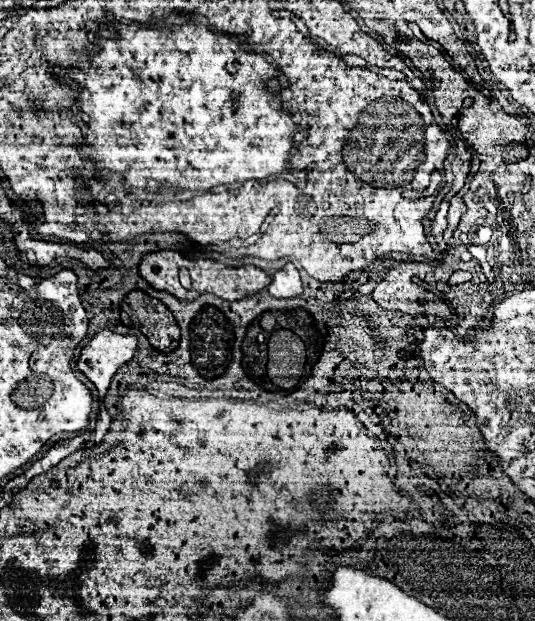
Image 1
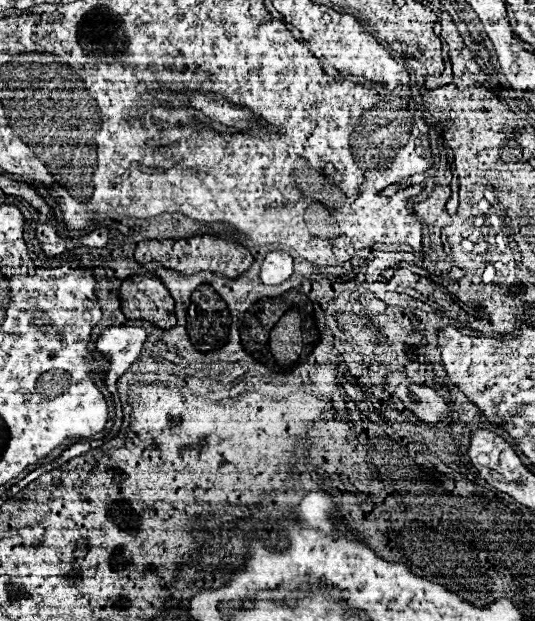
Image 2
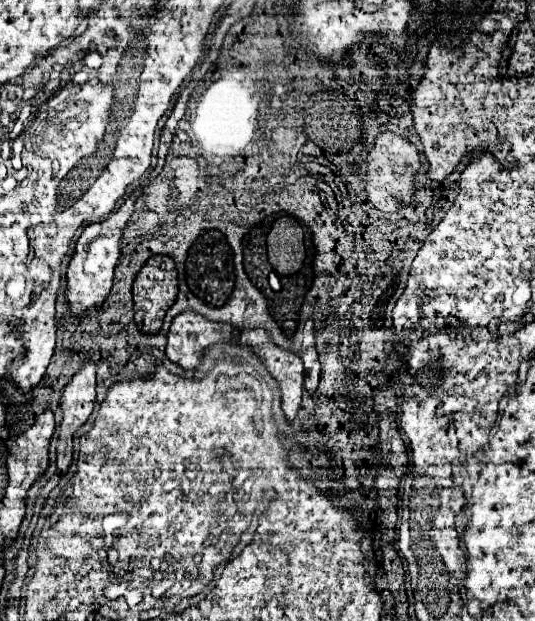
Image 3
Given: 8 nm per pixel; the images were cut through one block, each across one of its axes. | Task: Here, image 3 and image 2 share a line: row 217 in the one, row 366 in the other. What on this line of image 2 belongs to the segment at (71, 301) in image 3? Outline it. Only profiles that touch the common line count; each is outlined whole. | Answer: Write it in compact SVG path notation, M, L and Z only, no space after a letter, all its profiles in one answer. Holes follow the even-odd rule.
M112 326L96 340L96 350L106 354L110 360L104 378L112 394L116 394L118 378L132 366L134 360L138 360L144 342L146 330L138 326Z

